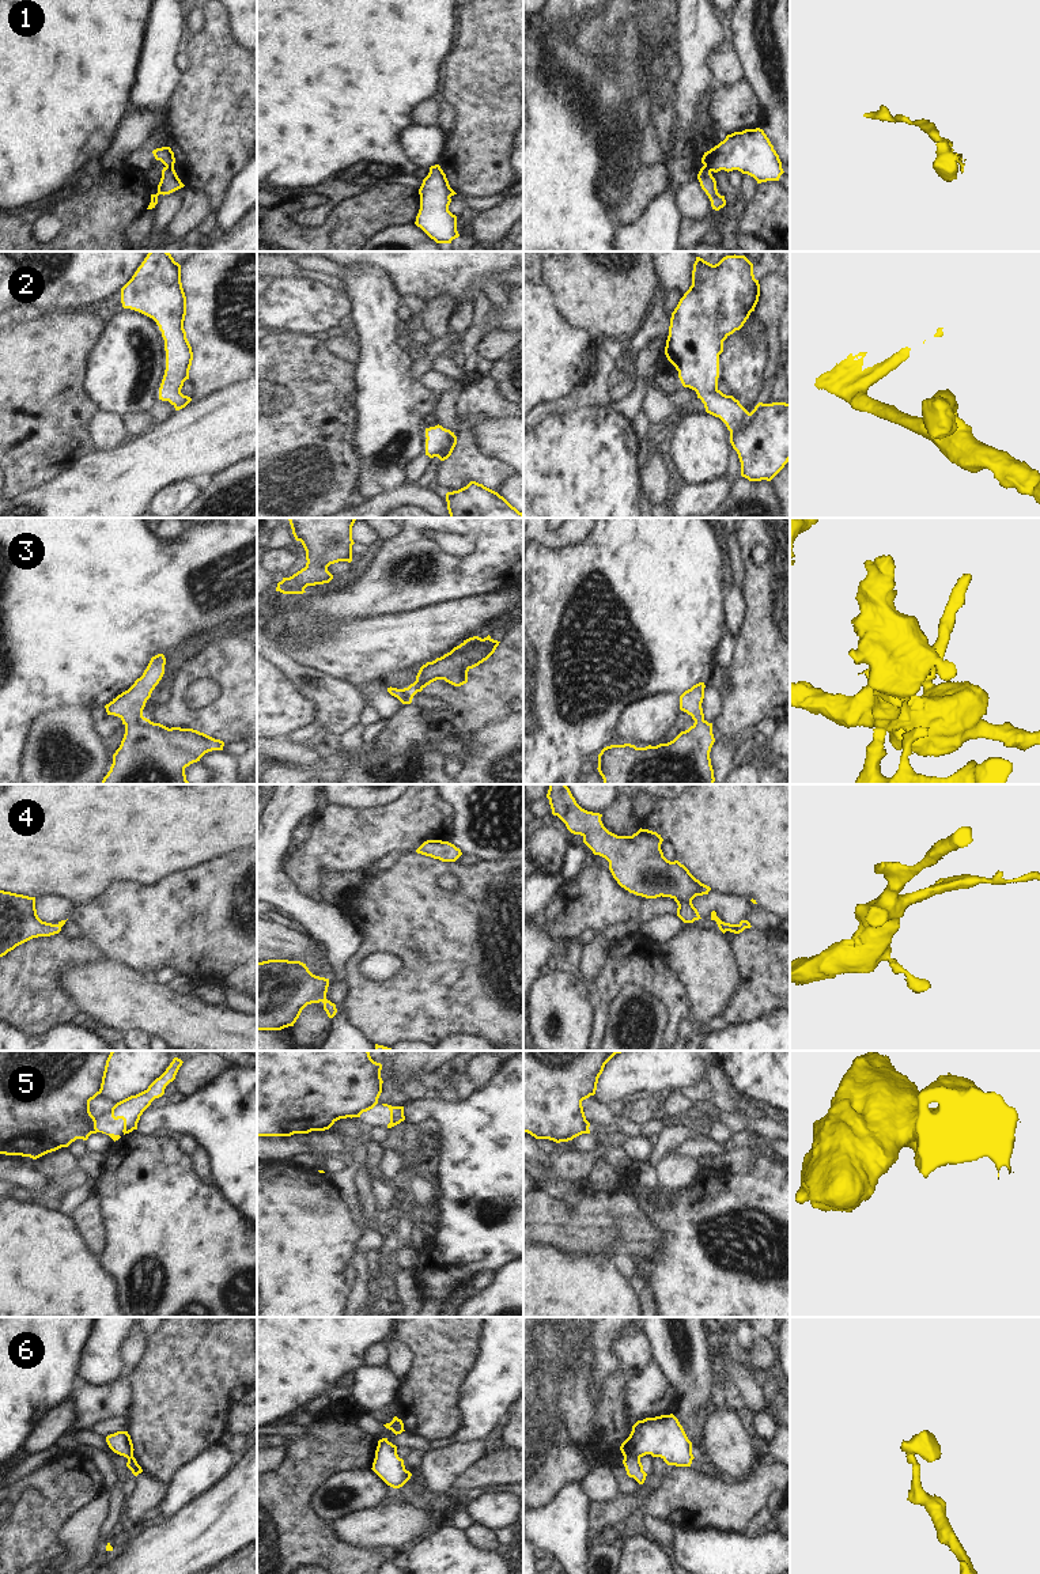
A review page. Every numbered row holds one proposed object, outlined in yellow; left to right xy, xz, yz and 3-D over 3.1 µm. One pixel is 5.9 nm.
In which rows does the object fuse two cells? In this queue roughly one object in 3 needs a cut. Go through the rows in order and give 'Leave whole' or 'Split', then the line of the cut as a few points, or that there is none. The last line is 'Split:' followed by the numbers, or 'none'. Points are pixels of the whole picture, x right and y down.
1: Split. Split along xy (166, 165), (173, 166)
2: Leave whole. No split
3: Leave whole. No split
4: Leave whole. No split
5: Split. Split along xy (94, 1119), (91, 1132)
6: Split. Split along yz (639, 1456), (630, 1455), (624, 1457)
Split: 1, 5, 6.

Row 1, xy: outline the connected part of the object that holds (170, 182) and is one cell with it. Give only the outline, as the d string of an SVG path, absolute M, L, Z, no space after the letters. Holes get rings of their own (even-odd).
M174 166L170 167L163 167L162 170L162 178L160 182L158 185L158 193L156 194L151 194L151 203L148 205L147 209L152 209L155 208L155 205L158 204L158 196L159 194L170 194L181 188L184 188L185 185L181 182L181 179L178 178Z

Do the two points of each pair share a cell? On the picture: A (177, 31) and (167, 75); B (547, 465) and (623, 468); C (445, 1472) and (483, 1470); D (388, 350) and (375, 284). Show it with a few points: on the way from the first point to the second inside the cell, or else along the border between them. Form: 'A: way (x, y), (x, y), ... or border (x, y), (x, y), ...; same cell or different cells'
A: way (167, 42), (167, 64); same cell
B: way (566, 468), (604, 468); same cell
C: border (486, 1455), (457, 1479), (452, 1495); different cells
D: way (381, 333), (377, 321), (377, 301); same cell

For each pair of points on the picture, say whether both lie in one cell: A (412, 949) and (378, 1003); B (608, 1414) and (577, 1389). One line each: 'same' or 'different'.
A: same
B: same

